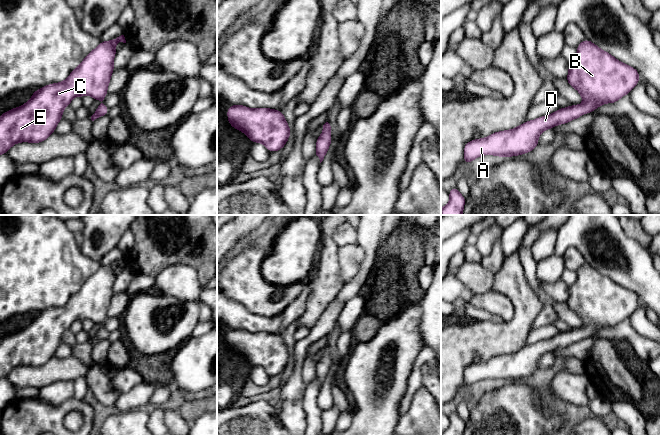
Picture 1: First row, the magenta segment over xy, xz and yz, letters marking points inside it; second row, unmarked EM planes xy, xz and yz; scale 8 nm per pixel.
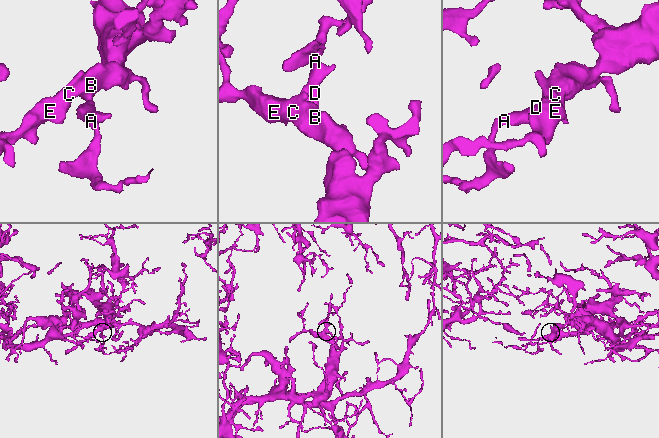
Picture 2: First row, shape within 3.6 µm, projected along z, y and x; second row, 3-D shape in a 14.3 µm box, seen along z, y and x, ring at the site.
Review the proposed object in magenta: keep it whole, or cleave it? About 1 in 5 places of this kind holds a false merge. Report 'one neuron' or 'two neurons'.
one neuron

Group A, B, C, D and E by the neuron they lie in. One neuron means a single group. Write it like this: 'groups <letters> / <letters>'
groups A B C D E

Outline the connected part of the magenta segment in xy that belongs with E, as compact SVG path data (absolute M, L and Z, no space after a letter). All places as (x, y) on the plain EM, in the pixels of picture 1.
M124 259L111 265L100 266L65 305L48 308L34 315L29 326L0 339L0 378L7 377L18 366L39 367L46 364L55 355L58 346L63 342L62 335L70 329L75 320L90 319L94 324L103 325L114 295L113 284L117 277L115 269L118 266L126 267Z

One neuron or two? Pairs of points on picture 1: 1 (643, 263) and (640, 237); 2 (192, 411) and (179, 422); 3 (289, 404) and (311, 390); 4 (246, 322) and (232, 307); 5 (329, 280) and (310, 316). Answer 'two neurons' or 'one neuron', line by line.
1: two neurons
2: two neurons
3: two neurons
4: one neuron
5: one neuron

